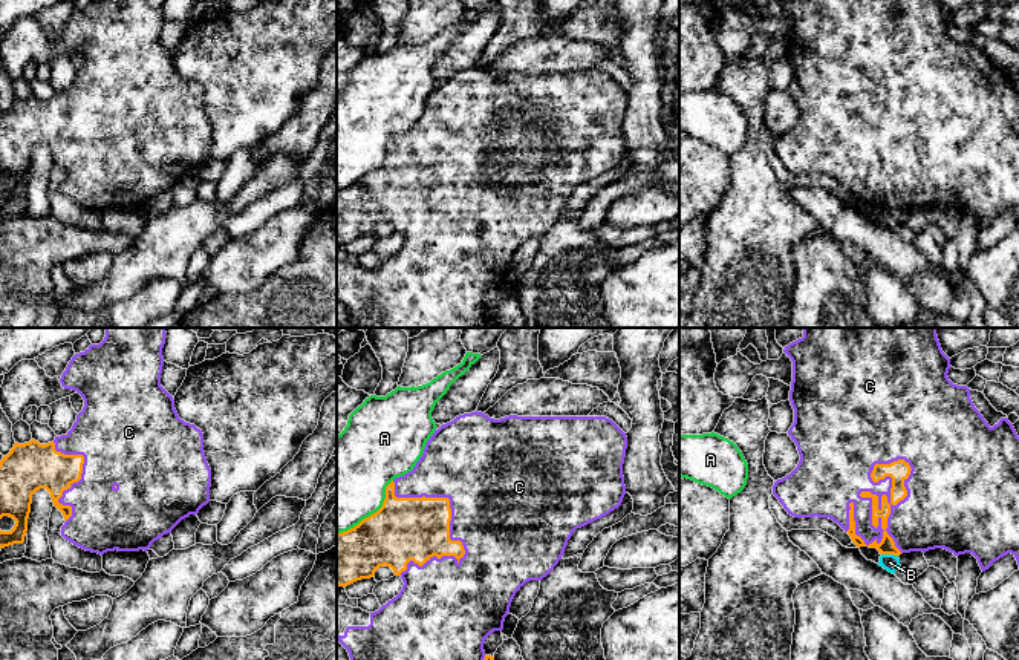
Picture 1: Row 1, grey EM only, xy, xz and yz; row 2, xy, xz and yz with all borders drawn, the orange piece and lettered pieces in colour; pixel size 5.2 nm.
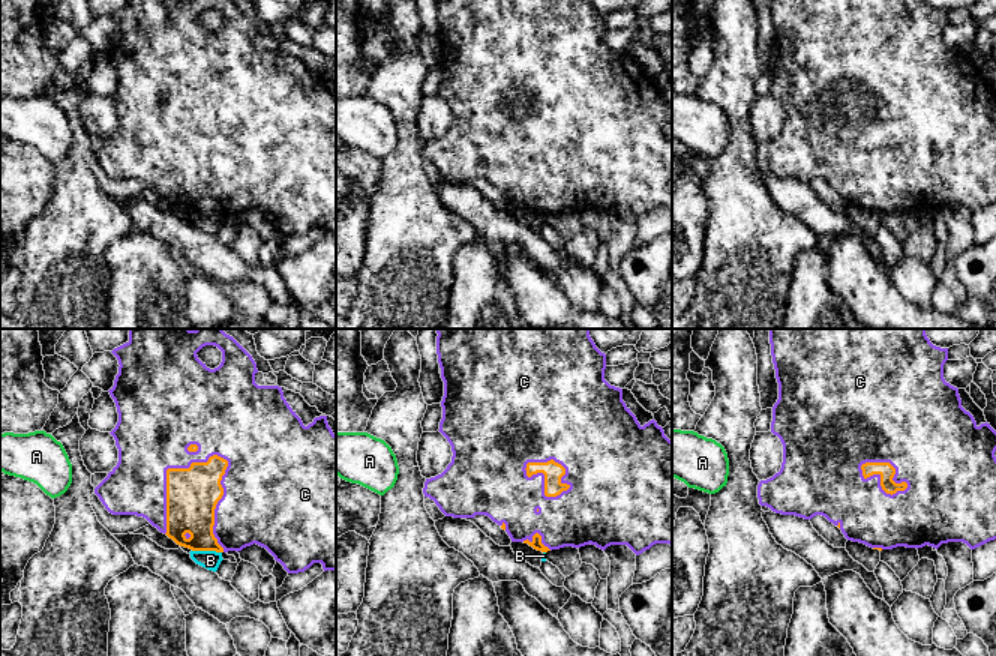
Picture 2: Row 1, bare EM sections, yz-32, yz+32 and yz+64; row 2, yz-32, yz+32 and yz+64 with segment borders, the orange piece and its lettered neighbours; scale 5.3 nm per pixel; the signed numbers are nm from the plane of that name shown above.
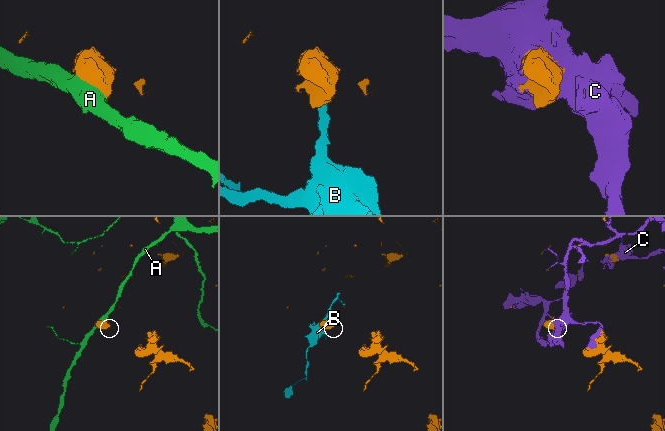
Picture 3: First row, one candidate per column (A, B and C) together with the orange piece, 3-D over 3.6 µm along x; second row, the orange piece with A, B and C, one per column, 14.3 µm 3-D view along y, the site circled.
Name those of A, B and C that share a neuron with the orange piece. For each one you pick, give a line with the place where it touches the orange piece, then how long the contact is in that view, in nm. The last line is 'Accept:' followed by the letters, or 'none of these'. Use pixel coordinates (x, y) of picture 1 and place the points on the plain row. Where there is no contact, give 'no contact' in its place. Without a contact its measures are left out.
C: contact yz (895, 161); length 500 nm
Accept: C

